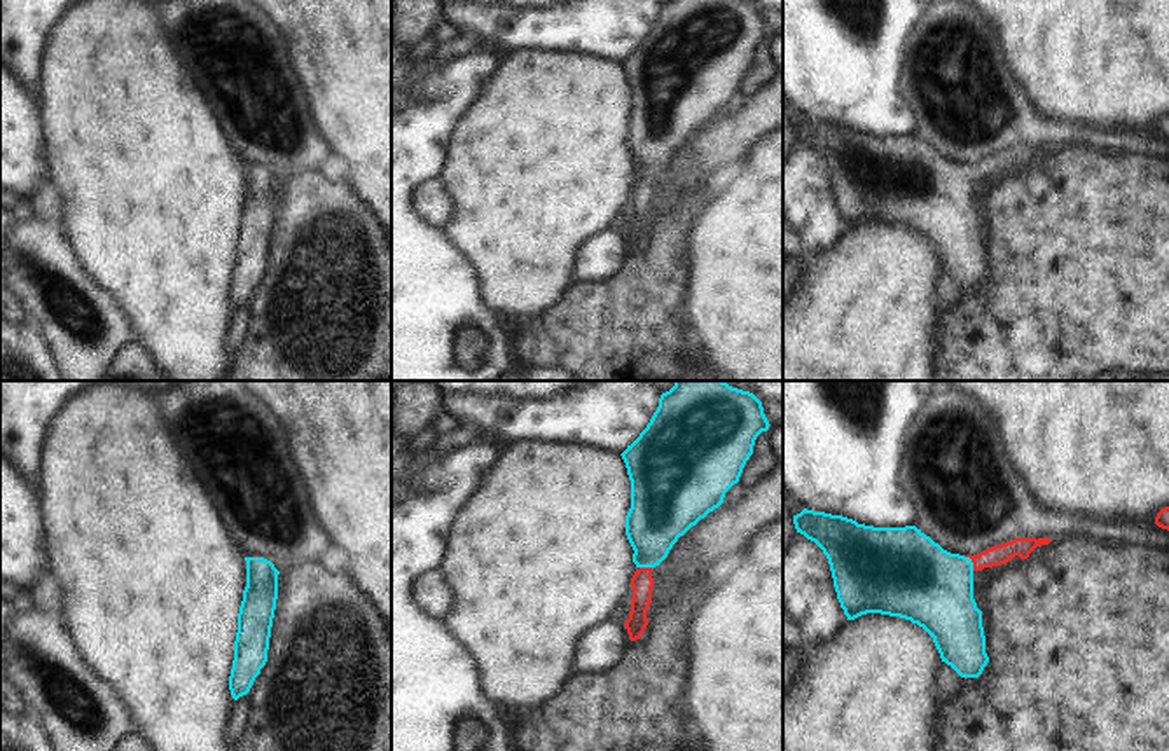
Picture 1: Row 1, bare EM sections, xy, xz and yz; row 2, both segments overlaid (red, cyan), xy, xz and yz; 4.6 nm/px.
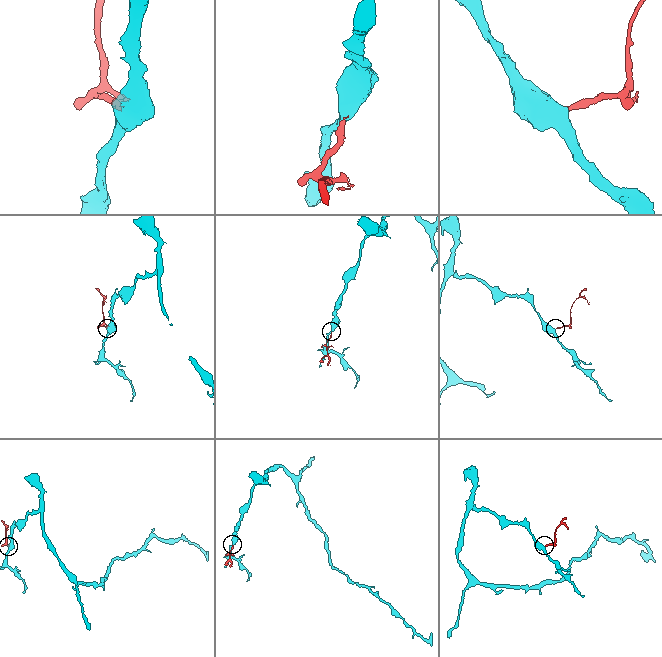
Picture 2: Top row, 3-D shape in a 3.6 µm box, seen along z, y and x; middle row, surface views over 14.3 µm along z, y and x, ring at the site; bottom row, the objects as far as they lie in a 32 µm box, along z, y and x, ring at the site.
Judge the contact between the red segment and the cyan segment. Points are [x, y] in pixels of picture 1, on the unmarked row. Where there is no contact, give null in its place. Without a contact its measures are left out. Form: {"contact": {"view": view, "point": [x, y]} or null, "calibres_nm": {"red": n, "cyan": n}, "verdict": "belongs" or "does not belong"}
{"contact": {"view": "yz", "point": [972, 170]}, "calibres_nm": {"red": 90, "cyan": 360}, "verdict": "belongs"}

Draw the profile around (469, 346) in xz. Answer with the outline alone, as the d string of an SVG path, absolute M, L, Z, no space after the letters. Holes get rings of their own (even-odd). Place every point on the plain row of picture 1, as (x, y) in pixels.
M463 327L456 332L453 351L463 369L477 369L484 363L486 337L474 327Z

